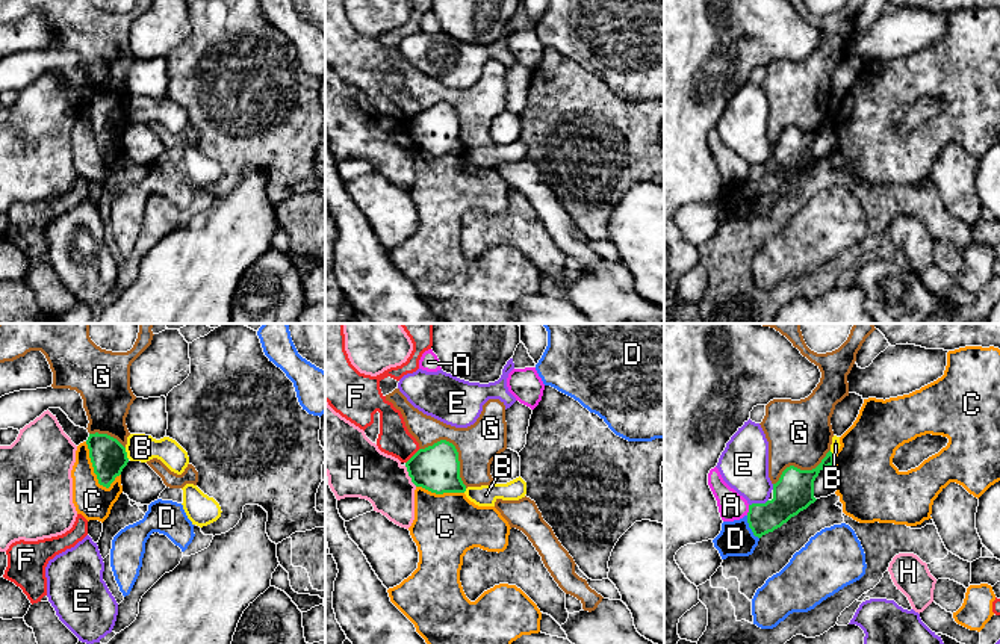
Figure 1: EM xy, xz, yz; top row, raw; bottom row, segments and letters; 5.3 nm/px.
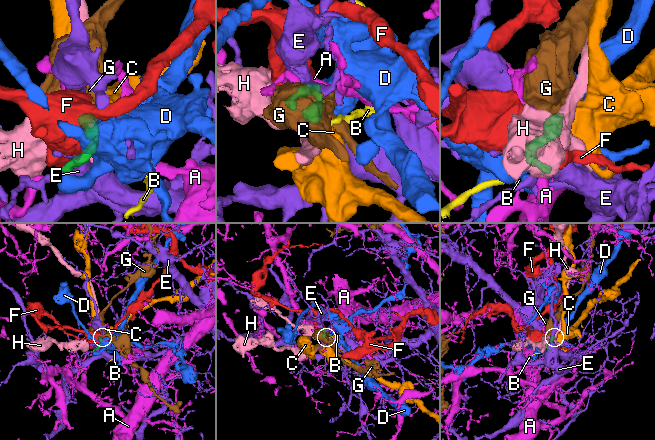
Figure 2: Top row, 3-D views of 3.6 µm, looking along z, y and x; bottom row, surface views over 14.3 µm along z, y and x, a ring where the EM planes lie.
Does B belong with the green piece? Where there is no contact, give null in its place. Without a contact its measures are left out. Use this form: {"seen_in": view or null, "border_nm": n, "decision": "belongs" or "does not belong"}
{"seen_in": "xy", "border_nm": 70, "decision": "does not belong"}

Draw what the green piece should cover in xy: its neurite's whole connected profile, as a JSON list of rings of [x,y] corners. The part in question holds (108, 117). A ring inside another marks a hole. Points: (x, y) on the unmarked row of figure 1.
[[[89,95],[86,101],[89,119],[98,145],[109,150],[127,127],[126,109],[107,95]]]

